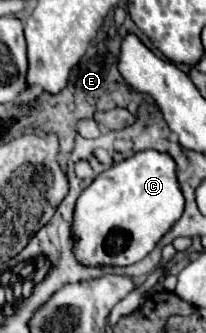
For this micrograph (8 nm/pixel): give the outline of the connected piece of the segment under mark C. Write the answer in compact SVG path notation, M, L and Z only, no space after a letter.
M143 150L135 156L111 166L101 172L93 184L79 196L73 216L73 236L75 236L75 256L79 262L89 266L129 266L143 260L163 234L181 218L185 208L185 198L177 182L177 164L167 152Z

